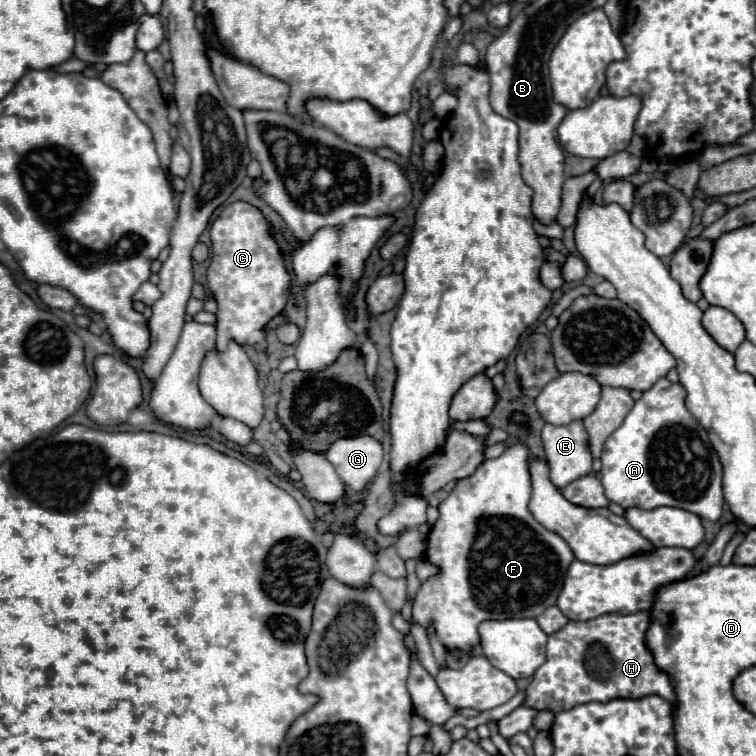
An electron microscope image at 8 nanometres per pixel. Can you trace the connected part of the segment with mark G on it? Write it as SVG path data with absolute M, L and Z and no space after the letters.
M351 436L335 440L325 456L349 488L363 490L383 462L383 446L373 436Z

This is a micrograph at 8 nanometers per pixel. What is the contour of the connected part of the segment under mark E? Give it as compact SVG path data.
M581 420L567 426L545 424L543 432L545 458L551 468L551 482L559 488L591 472L591 452L587 444L587 432Z

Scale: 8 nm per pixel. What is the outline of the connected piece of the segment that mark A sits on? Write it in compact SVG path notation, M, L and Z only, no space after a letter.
M667 378L657 380L643 396L635 402L633 410L627 414L623 424L607 438L601 456L601 482L605 488L605 496L623 506L623 508L657 508L657 506L675 506L689 510L705 520L719 520L723 508L723 468L715 448L709 442L705 428L691 416L685 406L685 388L677 382L669 382Z

